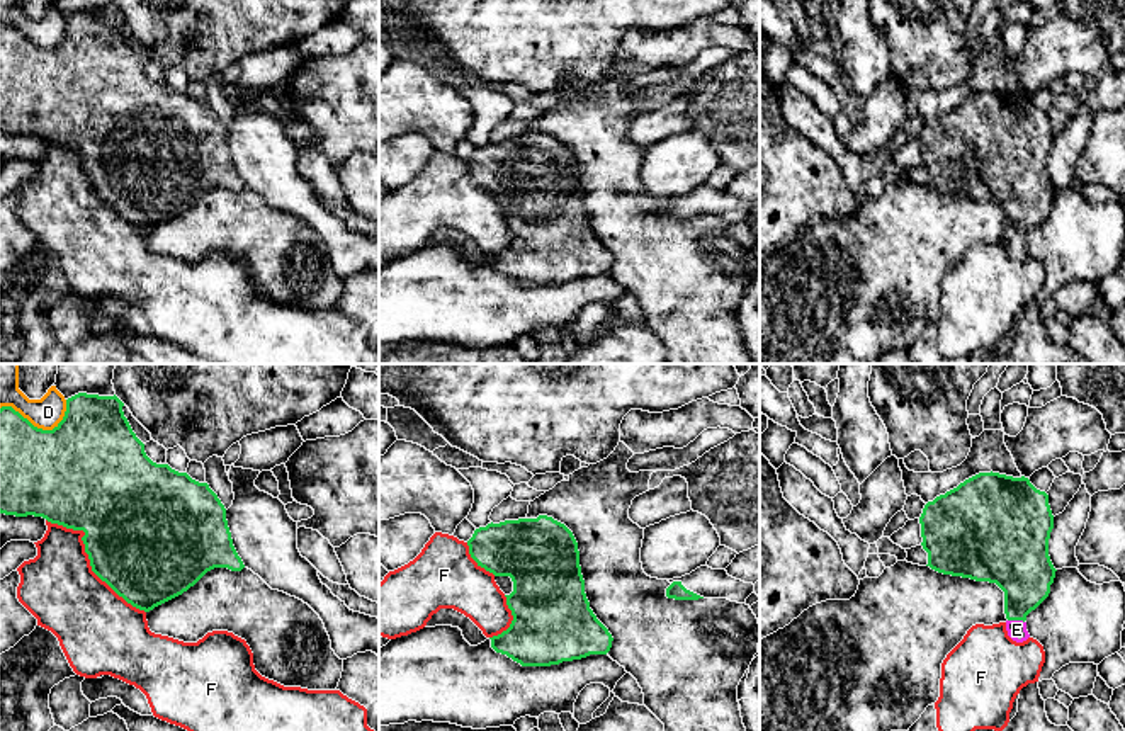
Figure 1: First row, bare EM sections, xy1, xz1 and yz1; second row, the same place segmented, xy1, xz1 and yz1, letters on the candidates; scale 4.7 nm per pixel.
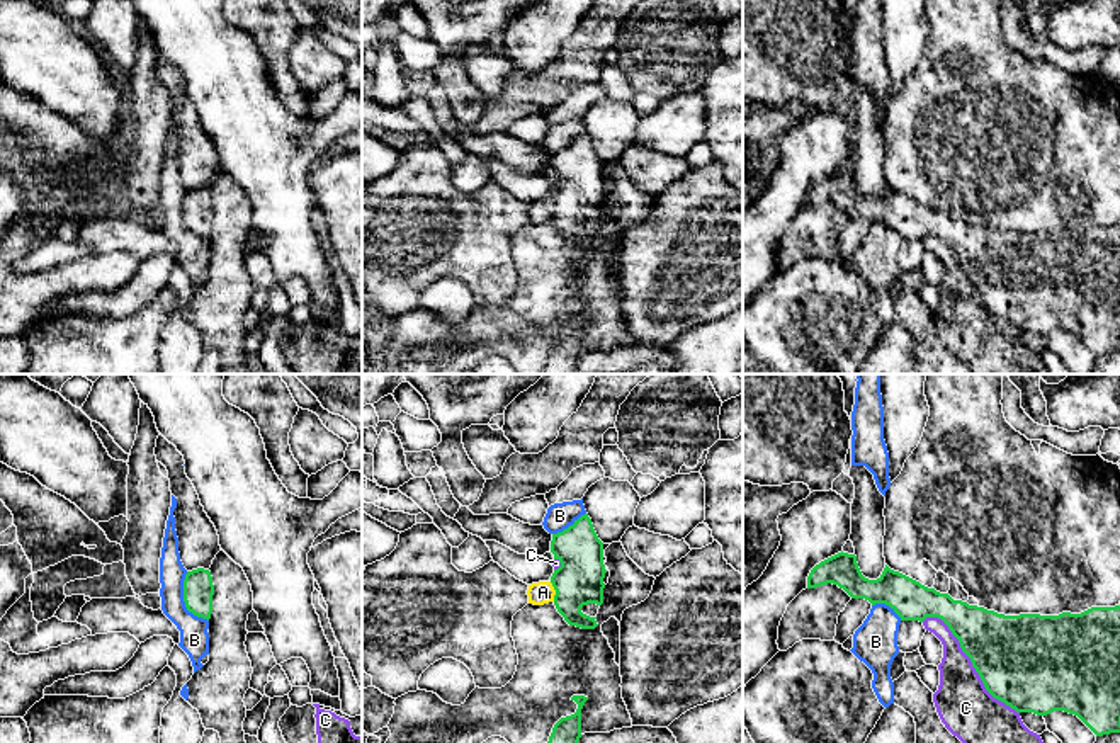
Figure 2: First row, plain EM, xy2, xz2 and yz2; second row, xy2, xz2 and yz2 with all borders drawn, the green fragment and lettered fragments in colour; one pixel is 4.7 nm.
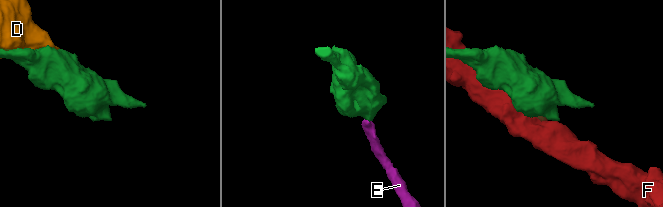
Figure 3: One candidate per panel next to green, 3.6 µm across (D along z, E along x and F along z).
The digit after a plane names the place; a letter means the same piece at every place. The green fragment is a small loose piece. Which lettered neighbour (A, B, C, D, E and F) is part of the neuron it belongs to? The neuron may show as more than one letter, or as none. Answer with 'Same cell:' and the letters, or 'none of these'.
Same cell: E

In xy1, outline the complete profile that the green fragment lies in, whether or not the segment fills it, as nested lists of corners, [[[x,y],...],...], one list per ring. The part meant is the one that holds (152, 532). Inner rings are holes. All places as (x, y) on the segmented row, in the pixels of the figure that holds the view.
[[[78,393],[66,400],[63,420],[53,430],[34,427],[12,406],[0,408],[0,513],[42,517],[51,524],[83,530],[92,571],[133,607],[150,612],[182,595],[207,571],[245,568],[226,520],[226,508],[207,483],[168,464],[153,462],[114,396]]]

